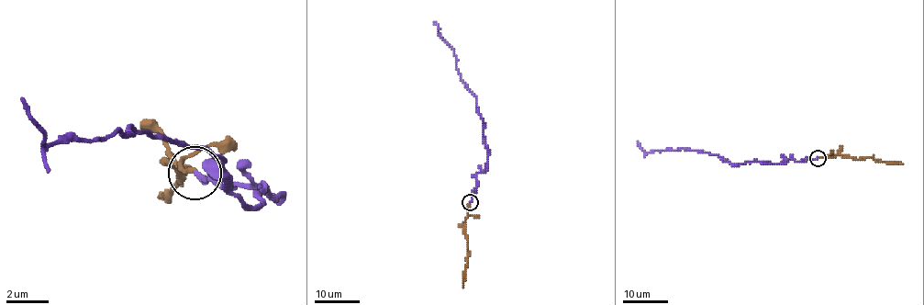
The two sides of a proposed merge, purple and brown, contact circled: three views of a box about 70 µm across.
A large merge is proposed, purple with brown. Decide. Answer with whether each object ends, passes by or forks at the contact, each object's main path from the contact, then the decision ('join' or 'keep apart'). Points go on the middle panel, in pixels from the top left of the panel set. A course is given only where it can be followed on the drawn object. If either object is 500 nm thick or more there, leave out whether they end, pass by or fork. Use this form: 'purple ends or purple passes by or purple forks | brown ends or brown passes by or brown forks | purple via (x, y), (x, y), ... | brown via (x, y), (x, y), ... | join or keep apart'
purple ends | brown ends | purple via (470, 202), (475, 175), (484, 170), (488, 156), (484, 121), (475, 97), (462, 79), (453, 50), (433, 21) | brown via (470, 202), (464, 221), (468, 257), (462, 287) | join

